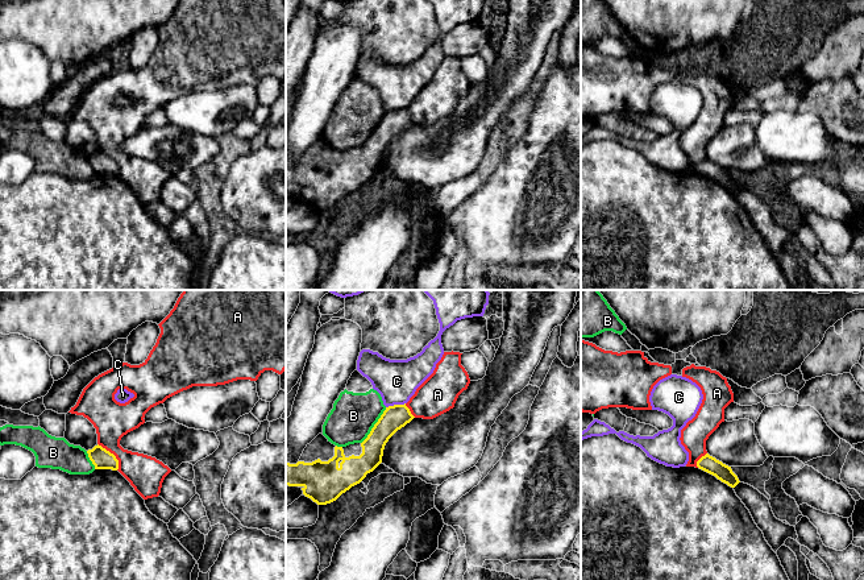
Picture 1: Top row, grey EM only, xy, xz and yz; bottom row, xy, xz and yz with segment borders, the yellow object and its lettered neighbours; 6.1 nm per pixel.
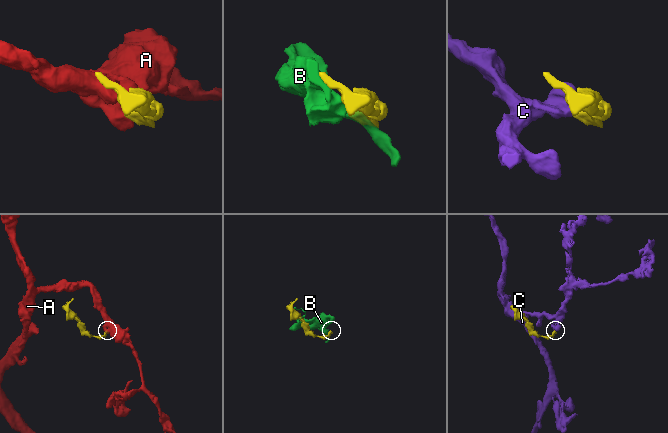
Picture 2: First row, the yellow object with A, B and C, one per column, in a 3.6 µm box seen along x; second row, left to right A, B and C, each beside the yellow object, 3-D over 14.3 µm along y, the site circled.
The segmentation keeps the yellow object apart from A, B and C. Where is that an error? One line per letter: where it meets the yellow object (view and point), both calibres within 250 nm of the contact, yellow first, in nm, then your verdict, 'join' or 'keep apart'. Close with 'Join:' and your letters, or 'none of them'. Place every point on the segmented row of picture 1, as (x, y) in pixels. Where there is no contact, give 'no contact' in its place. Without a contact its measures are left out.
A: meets yellow in xy at (113, 455); 120 nm thick on the yellow side, 220 nm on the other; keep apart
B: meets yellow in xz at (374, 426); 150 nm thick on the yellow side, 280 nm on the other; keep apart
C: meets yellow in xz at (395, 405); 150 nm thick on the yellow side, 260 nm on the other; keep apart
Join: none of them

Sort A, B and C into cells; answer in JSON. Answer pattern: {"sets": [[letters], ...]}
{"sets": [["A"], ["B"], ["C"]]}

